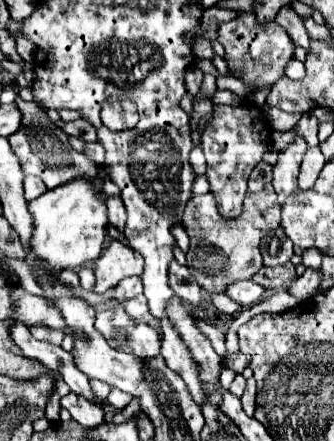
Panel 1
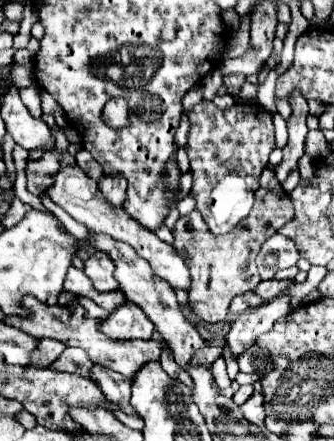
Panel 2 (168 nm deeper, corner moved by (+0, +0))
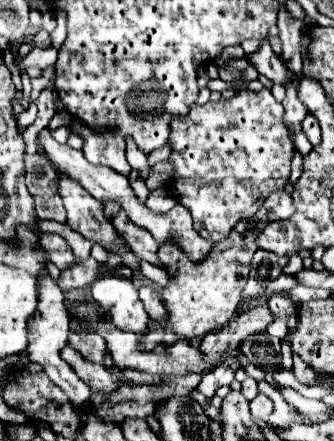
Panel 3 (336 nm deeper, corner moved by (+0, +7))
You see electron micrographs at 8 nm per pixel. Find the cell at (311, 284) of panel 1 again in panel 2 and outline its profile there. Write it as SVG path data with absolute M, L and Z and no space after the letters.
M287 293L275 297L273 301L267 301L255 309L249 309L245 313L241 313L229 333L227 333L227 343L233 351L233 355L237 357L243 349L251 347L255 343L255 339L263 333L267 333L275 319L283 319L283 315L287 315L291 311L291 297Z

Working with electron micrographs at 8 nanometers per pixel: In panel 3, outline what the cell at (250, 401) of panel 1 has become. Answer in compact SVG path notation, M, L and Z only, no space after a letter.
M257 394L257 398L253 398L249 402L249 408L251 408L251 414L257 418L257 420L265 420L271 412L273 412L273 402L269 396L265 394Z

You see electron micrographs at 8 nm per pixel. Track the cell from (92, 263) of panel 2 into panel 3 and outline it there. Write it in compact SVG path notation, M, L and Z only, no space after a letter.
M87 258L87 260L79 260L77 264L61 270L59 274L59 288L63 292L71 292L75 288L83 288L93 284L95 280L99 280L99 262L95 258Z

